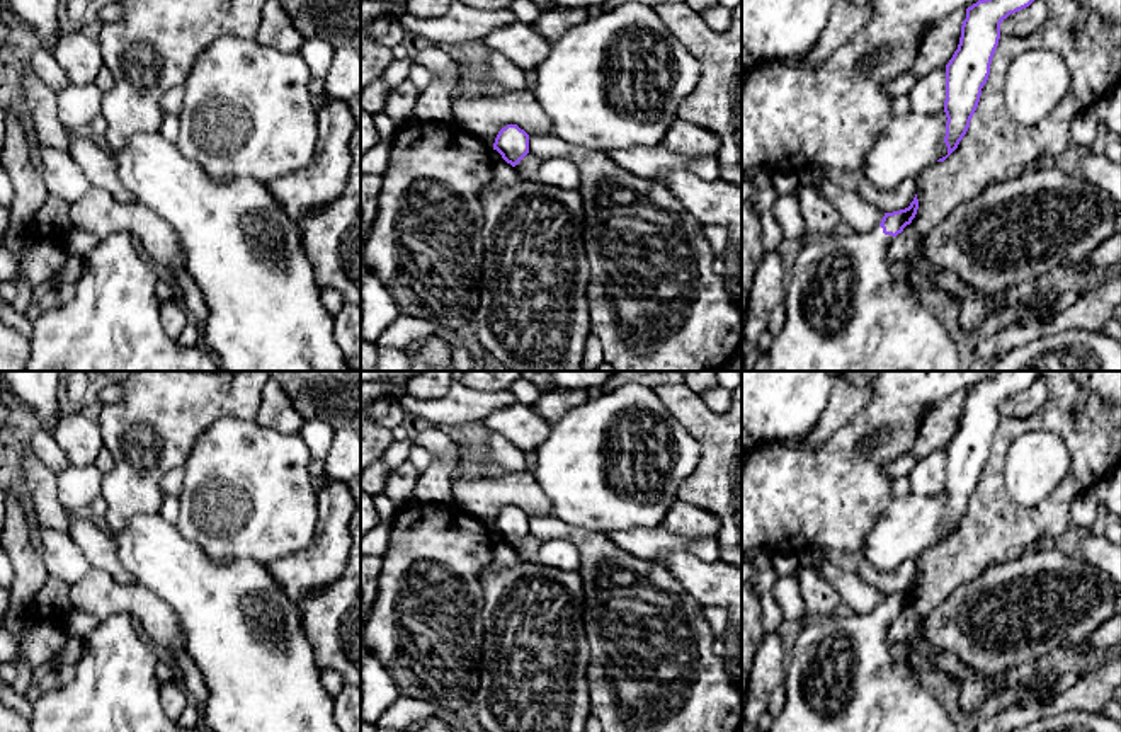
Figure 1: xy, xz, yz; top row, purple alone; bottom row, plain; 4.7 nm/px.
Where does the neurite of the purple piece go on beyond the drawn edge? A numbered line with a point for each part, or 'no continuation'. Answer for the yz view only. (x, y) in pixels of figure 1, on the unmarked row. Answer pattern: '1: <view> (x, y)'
1: yz (842, 678)

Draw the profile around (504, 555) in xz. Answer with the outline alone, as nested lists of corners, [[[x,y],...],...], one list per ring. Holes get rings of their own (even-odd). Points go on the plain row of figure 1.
[[[505,541],[495,543],[493,562],[492,567],[495,570],[507,569],[517,562],[515,550]]]

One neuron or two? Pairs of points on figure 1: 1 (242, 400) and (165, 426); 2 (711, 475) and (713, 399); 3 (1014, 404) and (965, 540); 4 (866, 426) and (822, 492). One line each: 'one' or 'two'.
1: one
2: two
3: two
4: one

